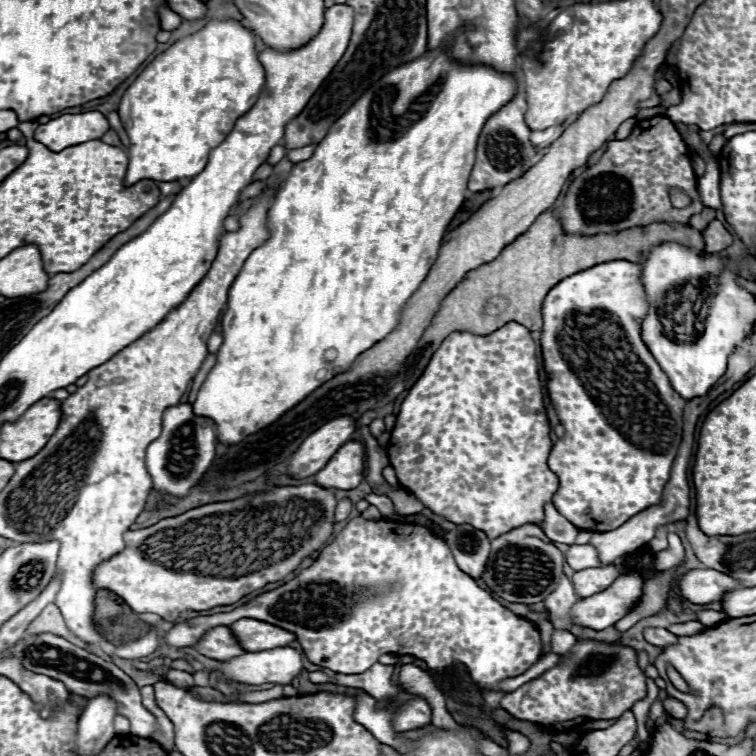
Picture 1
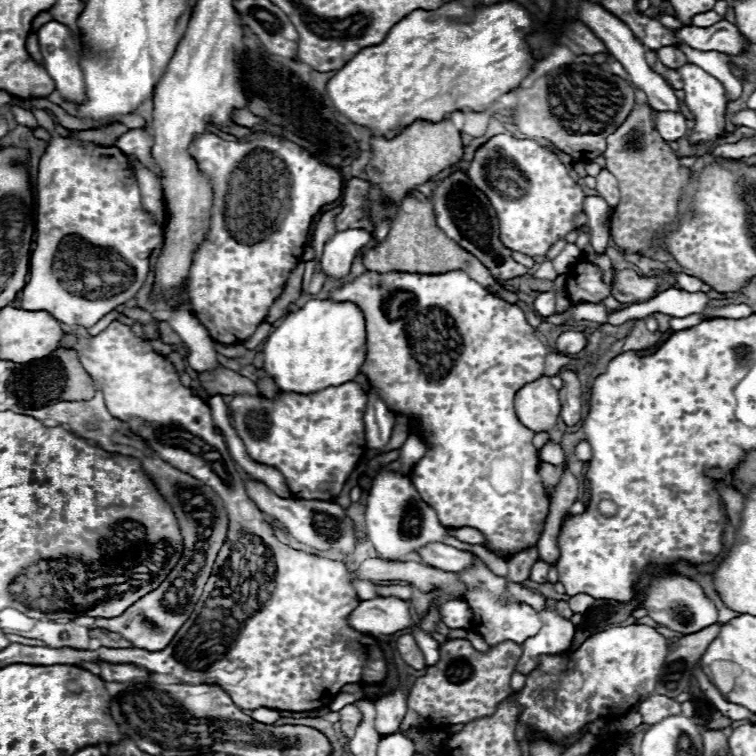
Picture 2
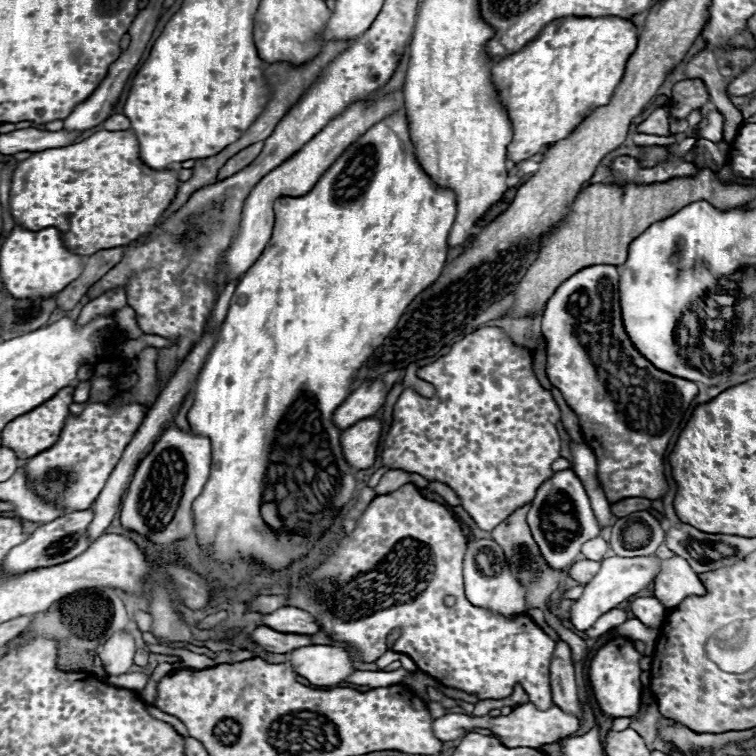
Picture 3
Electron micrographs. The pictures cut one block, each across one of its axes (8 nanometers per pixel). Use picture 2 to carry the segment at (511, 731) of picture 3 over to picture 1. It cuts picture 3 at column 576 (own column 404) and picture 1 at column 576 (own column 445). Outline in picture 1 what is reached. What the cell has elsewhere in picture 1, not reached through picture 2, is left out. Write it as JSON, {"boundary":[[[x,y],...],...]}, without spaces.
{"boundary":[[[586,640],[574,644],[556,668],[522,684],[518,690],[504,694],[500,708],[518,720],[562,730],[586,720],[620,718],[644,696],[646,676],[638,668],[636,652],[630,646]]]}

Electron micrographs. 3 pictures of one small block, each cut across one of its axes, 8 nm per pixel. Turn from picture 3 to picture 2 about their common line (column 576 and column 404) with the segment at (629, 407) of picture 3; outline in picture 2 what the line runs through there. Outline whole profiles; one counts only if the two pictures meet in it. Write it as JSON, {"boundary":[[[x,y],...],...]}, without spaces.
{"boundary":[[[450,270],[450,272],[444,272],[444,274],[400,274],[400,272],[376,274],[376,272],[364,272],[356,280],[334,288],[330,292],[330,298],[338,300],[338,302],[350,300],[350,302],[360,306],[360,310],[364,312],[366,330],[368,330],[368,342],[366,342],[368,354],[366,354],[366,362],[362,364],[360,372],[370,380],[376,394],[380,394],[380,398],[384,398],[388,410],[392,410],[394,414],[404,414],[410,422],[418,420],[418,424],[420,424],[420,434],[422,434],[420,438],[428,446],[428,452],[424,454],[424,458],[420,458],[420,462],[414,464],[414,468],[410,472],[410,480],[416,486],[420,498],[424,498],[424,502],[428,502],[428,506],[432,506],[436,510],[440,524],[452,526],[452,528],[470,526],[470,528],[480,530],[486,538],[486,542],[482,546],[488,548],[490,552],[494,552],[500,558],[512,558],[512,554],[522,552],[530,546],[536,546],[536,542],[538,542],[538,538],[544,530],[544,522],[546,522],[548,508],[550,508],[550,498],[548,498],[544,484],[540,480],[540,474],[538,474],[540,454],[538,454],[538,448],[532,444],[534,432],[528,430],[518,420],[516,410],[514,410],[514,396],[520,390],[520,386],[534,382],[536,378],[542,376],[544,356],[548,354],[548,348],[534,336],[534,328],[526,322],[522,308],[516,306],[516,304],[508,304],[502,298],[496,298],[486,288],[482,288],[478,282],[468,278],[468,274],[464,274],[462,270]]]}

